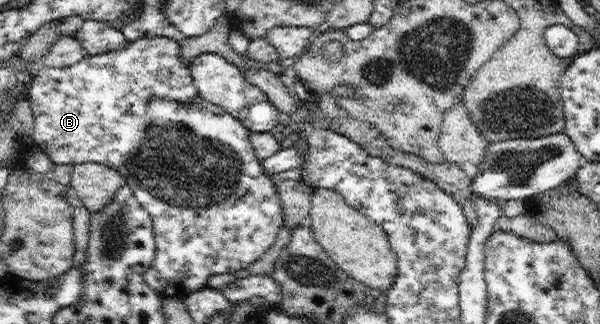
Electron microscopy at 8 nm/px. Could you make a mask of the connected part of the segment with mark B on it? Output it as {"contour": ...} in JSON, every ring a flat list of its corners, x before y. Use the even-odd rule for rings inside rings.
{"contour":[[166,36,145,37,129,42,118,51,106,52,100,55,84,56,83,60,68,67,45,67,33,76,27,88,27,100,30,103,35,127,33,142,55,165,76,165,85,162,103,164,113,168,125,179,126,185,133,192,134,199,149,214,155,235,155,261,144,274,144,279,153,290,163,298,184,299,191,292,197,292,208,286,208,280,213,274,231,274,248,268,251,263,263,257,275,242,277,232,284,224,281,200,278,196,276,184,265,172,262,160,256,155,249,140,250,130,237,117,225,112,224,108,205,100,195,88,188,64,180,61,180,44,173,38]]}

